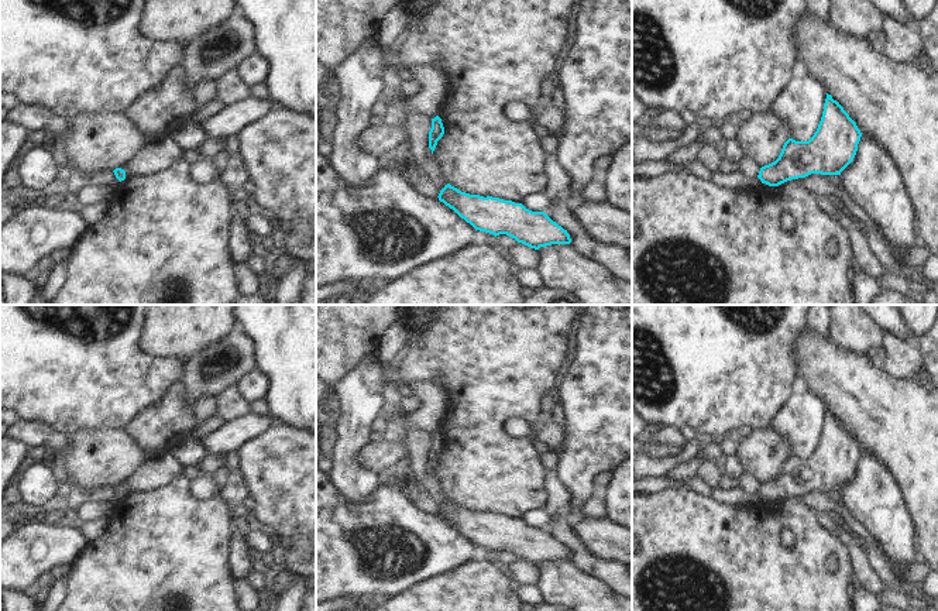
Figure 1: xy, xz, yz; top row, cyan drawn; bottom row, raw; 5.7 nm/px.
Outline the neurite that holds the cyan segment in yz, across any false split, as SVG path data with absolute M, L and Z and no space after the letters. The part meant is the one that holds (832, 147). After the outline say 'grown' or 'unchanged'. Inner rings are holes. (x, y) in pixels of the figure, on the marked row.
M827 93L817 131L808 141L788 138L779 158L760 168L757 178L769 186L811 174L841 175L853 161L862 133L843 107Z; unchanged

